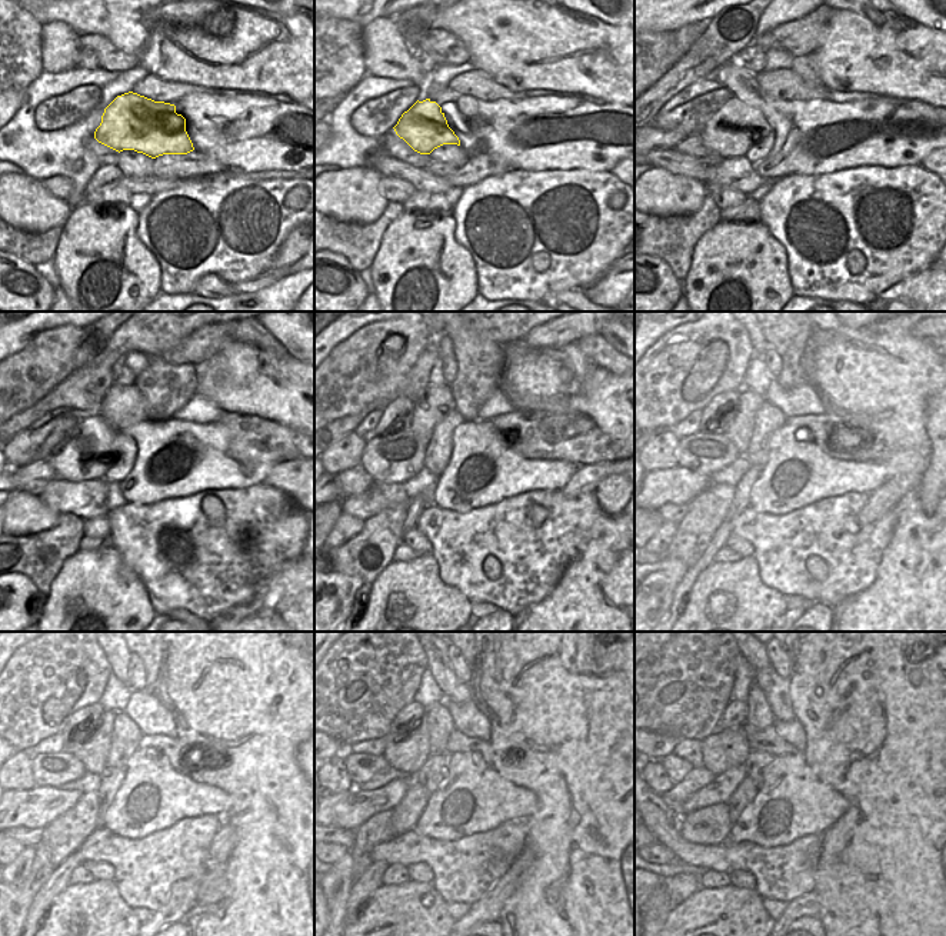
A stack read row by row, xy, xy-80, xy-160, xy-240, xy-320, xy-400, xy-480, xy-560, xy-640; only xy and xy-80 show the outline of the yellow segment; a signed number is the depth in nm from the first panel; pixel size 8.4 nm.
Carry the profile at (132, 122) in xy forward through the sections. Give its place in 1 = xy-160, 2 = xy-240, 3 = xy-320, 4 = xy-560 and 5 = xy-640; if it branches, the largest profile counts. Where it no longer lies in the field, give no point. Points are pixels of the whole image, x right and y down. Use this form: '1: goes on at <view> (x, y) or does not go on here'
1: goes on at xy-160 (732, 132)
2: goes on at xy-240 (87, 455)
3: goes on at xy-320 (393, 459)
4: goes on at xy-560 (362, 768)
5: goes on at xy-640 (676, 768)

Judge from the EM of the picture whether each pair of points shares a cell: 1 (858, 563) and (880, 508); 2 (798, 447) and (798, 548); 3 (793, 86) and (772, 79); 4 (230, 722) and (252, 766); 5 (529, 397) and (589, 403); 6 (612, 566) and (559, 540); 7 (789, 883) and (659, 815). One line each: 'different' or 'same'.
1: different
2: different
3: same
4: same
5: different
6: different
7: same

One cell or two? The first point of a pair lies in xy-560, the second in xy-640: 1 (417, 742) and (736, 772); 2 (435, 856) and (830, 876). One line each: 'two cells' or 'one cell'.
1: two cells
2: two cells

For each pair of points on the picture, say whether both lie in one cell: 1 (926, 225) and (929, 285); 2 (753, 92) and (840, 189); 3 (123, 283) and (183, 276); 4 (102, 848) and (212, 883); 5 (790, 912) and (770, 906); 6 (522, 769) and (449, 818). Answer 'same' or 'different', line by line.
1: different
2: different
3: different
4: same
5: different
6: different

